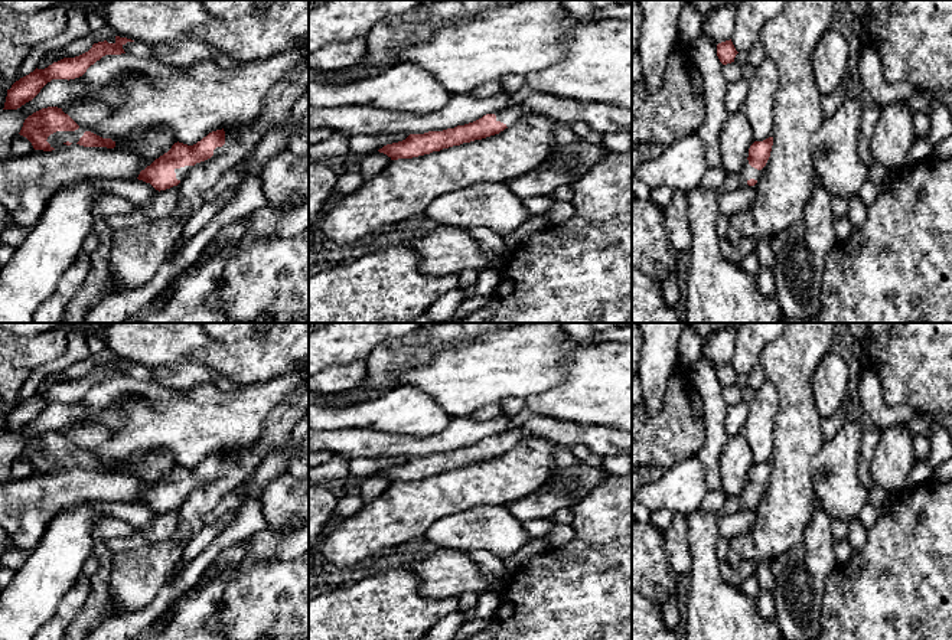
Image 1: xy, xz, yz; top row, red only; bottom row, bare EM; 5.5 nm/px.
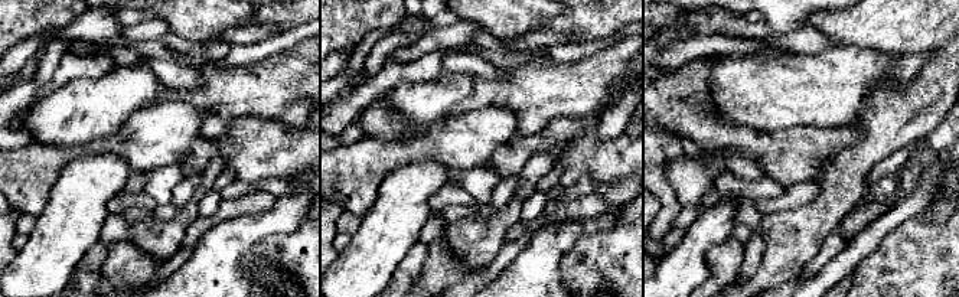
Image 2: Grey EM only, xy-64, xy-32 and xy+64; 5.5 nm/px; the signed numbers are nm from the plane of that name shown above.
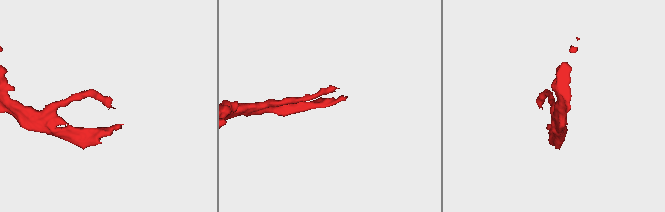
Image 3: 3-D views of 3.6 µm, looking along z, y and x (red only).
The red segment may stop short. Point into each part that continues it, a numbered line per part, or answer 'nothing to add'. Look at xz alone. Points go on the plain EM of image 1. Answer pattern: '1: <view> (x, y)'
1: xz (603, 441)

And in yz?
1: yz (747, 495)

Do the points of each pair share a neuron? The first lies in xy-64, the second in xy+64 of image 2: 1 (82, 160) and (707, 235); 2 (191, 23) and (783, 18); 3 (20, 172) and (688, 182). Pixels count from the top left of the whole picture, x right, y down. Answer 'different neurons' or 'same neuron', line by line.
1: same neuron
2: same neuron
3: same neuron

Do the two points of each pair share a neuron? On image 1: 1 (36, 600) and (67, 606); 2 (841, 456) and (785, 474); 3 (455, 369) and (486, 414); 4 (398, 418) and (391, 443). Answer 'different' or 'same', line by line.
1: different
2: different
3: different
4: different

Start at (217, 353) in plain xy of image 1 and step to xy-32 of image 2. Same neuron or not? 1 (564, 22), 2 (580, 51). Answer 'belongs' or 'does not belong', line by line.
1: belongs
2: does not belong

